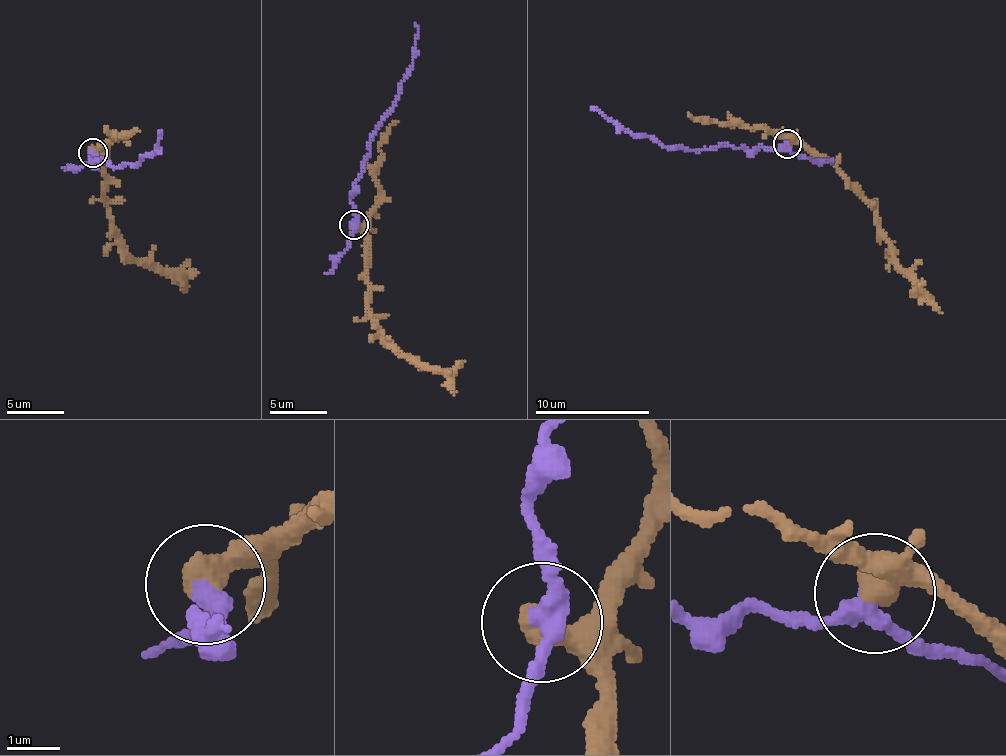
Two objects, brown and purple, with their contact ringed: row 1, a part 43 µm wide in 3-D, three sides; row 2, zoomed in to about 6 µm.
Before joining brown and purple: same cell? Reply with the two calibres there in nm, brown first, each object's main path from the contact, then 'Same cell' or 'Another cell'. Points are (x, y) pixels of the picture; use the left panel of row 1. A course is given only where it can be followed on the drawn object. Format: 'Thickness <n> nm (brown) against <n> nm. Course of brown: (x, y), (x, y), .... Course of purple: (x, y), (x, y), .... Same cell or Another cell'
Thickness 600 nm (brown) against 320 nm. Course of brown: (91, 153), (103, 149), (104, 203), (110, 208), (110, 228), (135, 259), (169, 269), (186, 291). Course of purple: (91, 153), (92, 164), (101, 159), (116, 168), (134, 164), (155, 150), (159, 131). Another cell

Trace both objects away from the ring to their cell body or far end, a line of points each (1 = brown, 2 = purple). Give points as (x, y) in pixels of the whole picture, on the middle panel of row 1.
1: (353, 225), (364, 233), (368, 312), (375, 324), (401, 353), (436, 366), (453, 395)
2: (353, 225), (353, 183), (361, 171), (376, 126), (393, 105), (413, 63), (415, 23)

